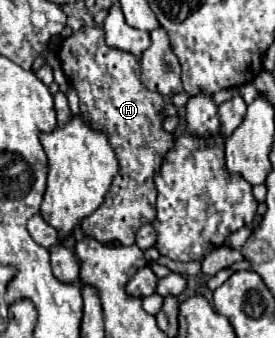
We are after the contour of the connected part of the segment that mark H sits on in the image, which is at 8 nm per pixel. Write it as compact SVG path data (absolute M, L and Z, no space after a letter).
M84 25L80 31L60 41L56 55L68 83L80 97L80 113L86 125L106 133L120 163L120 171L112 179L104 203L82 219L82 231L100 243L118 239L122 245L132 245L138 227L152 223L156 217L156 187L152 177L174 141L172 133L162 129L160 109L164 99L142 85L140 59L136 55L106 45L102 27Z

